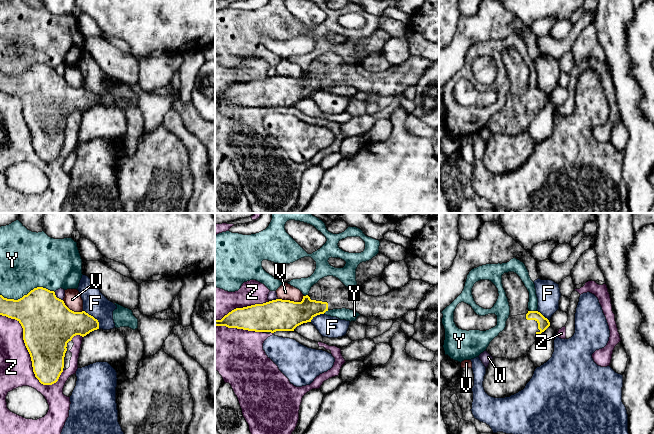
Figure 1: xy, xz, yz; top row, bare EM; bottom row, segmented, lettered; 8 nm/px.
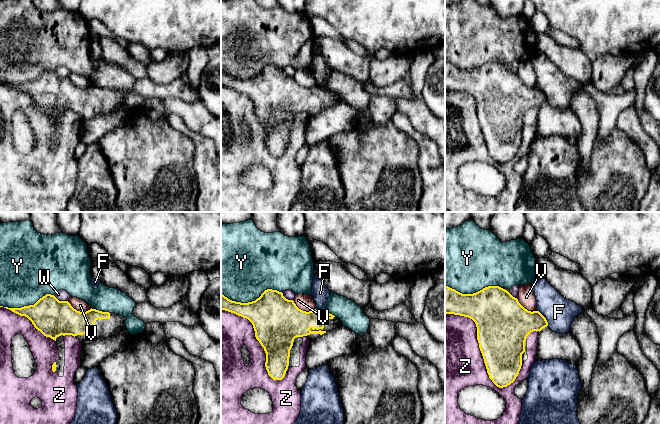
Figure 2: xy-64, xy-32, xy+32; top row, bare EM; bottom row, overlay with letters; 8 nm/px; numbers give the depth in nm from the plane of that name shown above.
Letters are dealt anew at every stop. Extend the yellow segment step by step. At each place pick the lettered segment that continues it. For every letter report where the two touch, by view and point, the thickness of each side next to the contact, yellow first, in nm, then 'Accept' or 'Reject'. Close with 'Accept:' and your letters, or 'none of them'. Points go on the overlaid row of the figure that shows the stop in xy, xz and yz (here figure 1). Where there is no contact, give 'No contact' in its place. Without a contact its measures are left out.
F: Touches yellow at xy (93, 317). Thickness 260 nm (yellow) against 190 nm. Reject
V: Touches yellow at xz (292, 301). Thickness 260 nm (yellow) against 130 nm. Reject
W: Touches yellow at xy (56, 297). Thickness 420 nm (yellow) against 80 nm. Reject
Y: Touches yellow at xy (28, 293). Thickness 400 nm (yellow) against 440 nm. Reject
Z: Touches yellow at xy (28, 351). Thickness 400 nm (yellow) against 260 nm. Reject
Accept: none of them

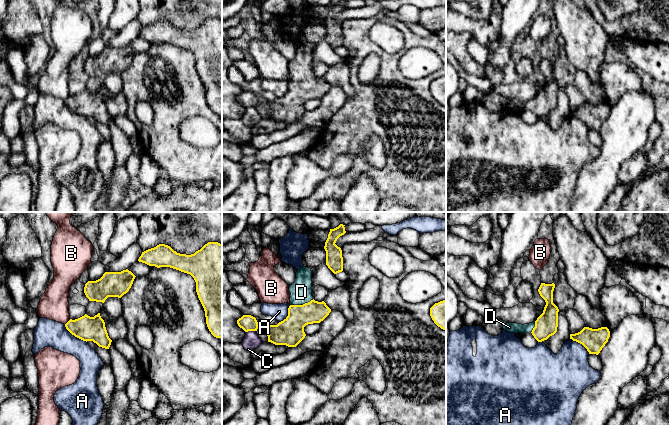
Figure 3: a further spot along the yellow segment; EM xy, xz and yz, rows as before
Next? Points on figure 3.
A: Touches yellow at xy (75, 336). Thickness 200 nm (yellow) against 220 nm. Reject
B: Touches yellow at xy (68, 321). Thickness 200 nm (yellow) against 220 nm. Reject
C: Touches yellow at xz (250, 330). Thickness 130 nm (yellow) against 140 nm. Reject
D: Touches yellow at xz (301, 305). Thickness 220 nm (yellow) against 170 nm. Accept
Accept: D

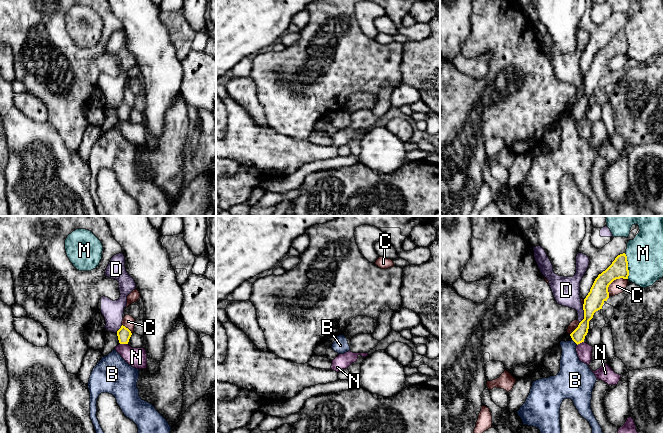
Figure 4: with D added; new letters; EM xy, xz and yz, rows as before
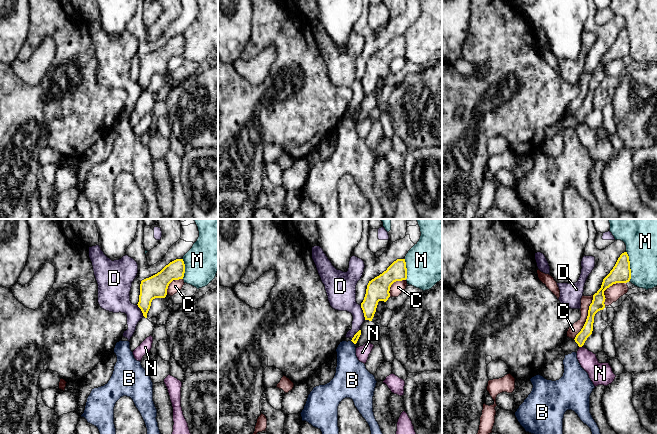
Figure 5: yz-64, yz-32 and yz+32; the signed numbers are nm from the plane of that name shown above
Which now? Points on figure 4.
B: Touches yellow at yz (575, 342). Thickness 110 nm (yellow) against 220 nm. Reject
C: Touches yellow at yz (612, 281). Thickness 150 nm (yellow) against 110 nm. Reject
D: Touches yellow at yz (584, 314). Thickness 150 nm (yellow) against 220 nm. Reject
M: Touches yellow at yz (627, 266). Thickness 150 nm (yellow) against 300 nm. Reject
N: Touches yellow at xy (124, 343). Thickness 110 nm (yellow) against 160 nm. Reject
Accept: none of them

